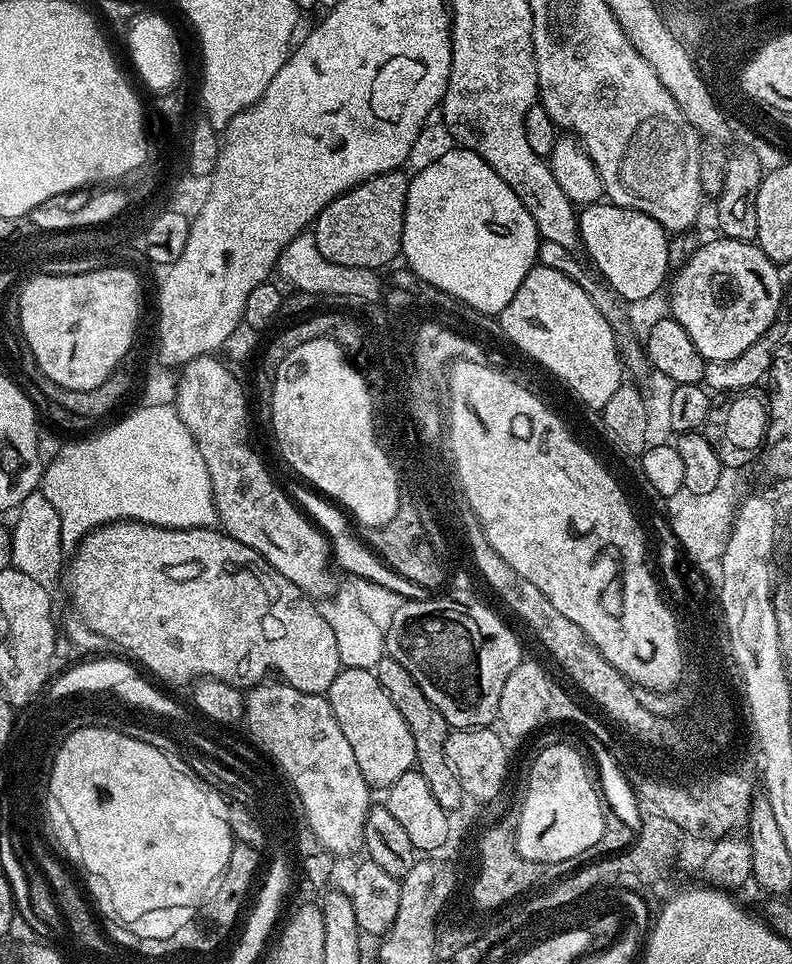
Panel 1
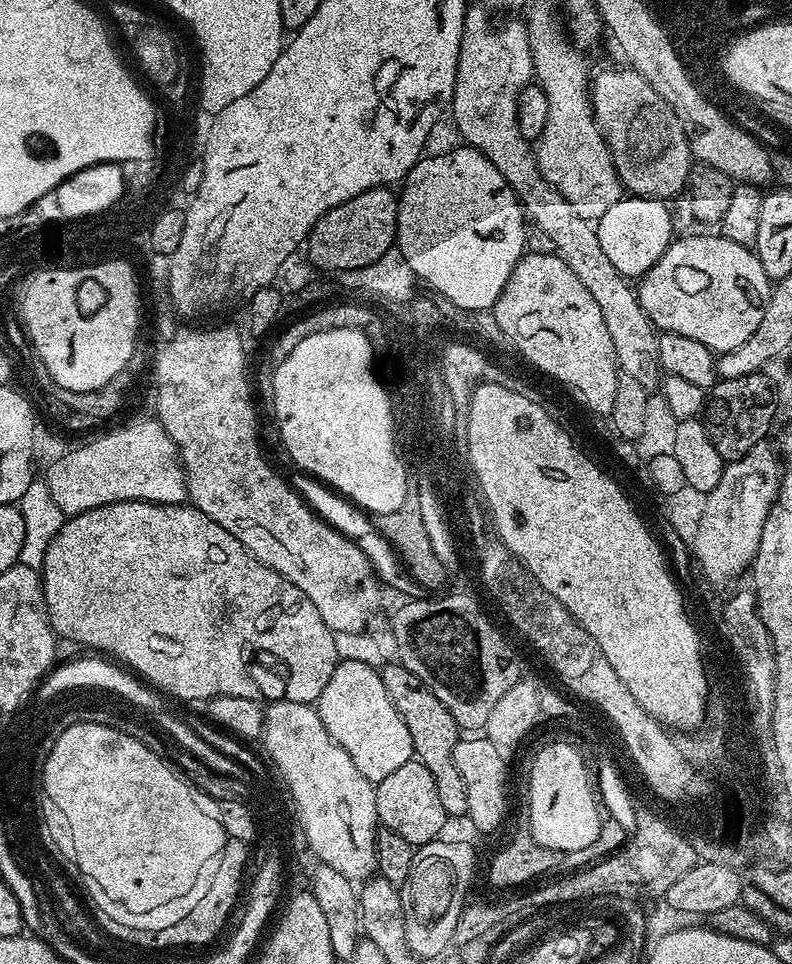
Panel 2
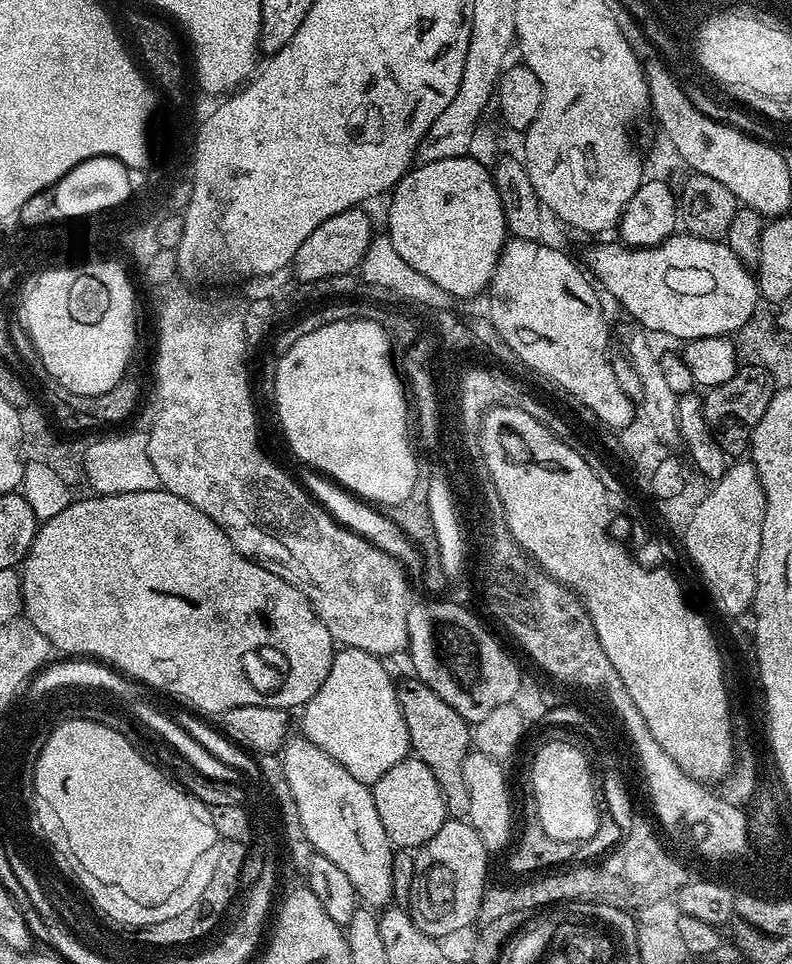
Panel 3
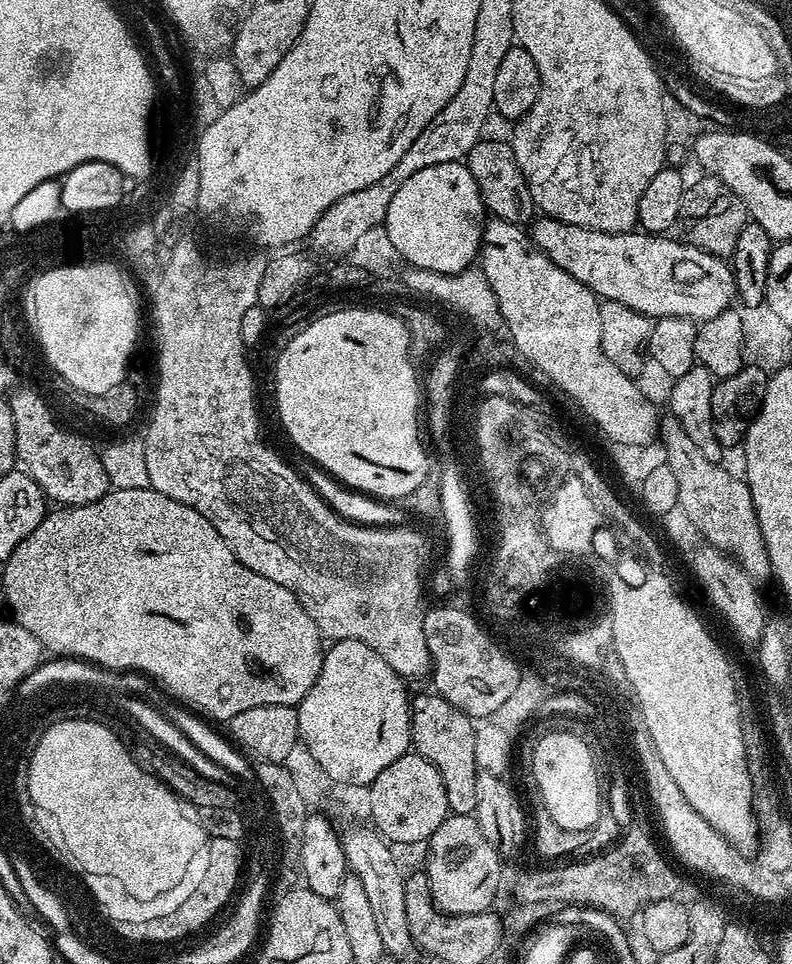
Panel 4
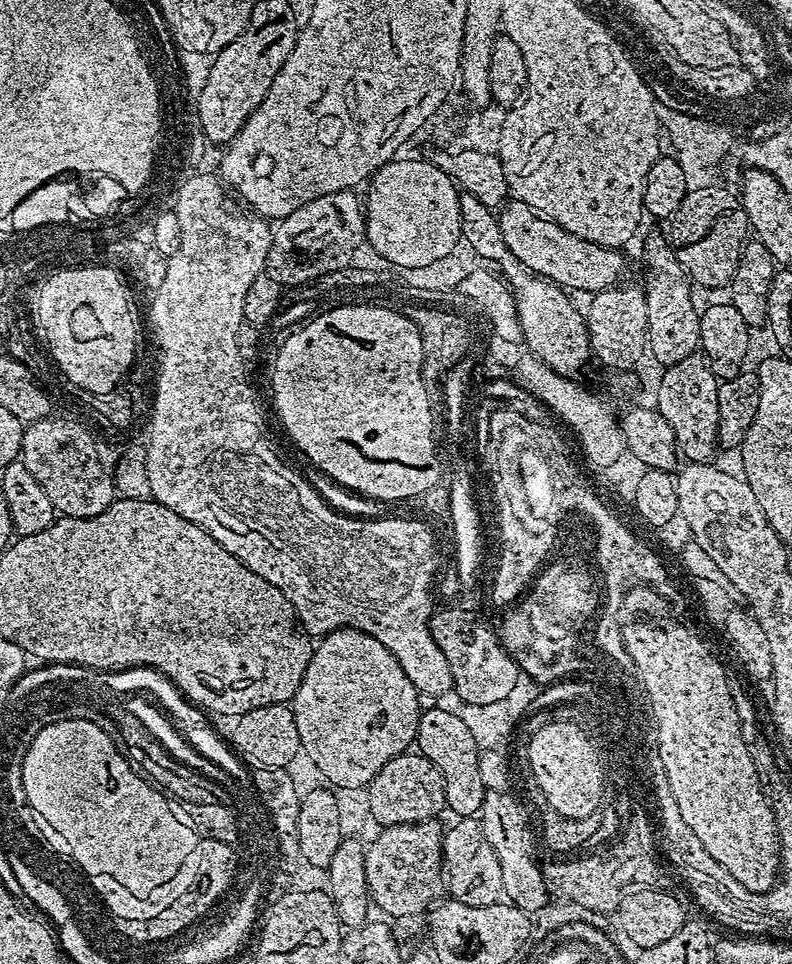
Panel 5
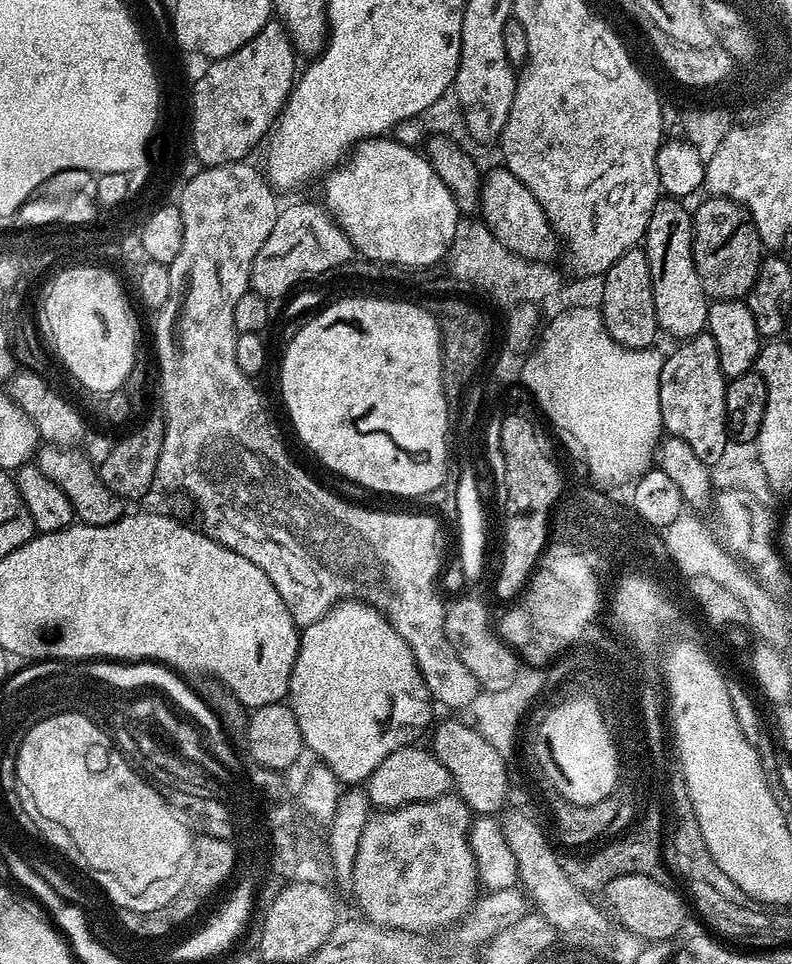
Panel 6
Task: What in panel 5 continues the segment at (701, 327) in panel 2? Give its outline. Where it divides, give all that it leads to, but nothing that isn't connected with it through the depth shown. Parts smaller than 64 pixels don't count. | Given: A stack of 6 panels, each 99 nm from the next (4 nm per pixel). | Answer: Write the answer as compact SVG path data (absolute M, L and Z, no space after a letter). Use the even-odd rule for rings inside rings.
M509 199L503 205L502 211L498 219L500 229L504 232L506 246L520 264L537 276L561 280L563 285L569 286L572 290L588 292L587 294L606 290L610 282L614 282L618 275L618 253L614 250L580 238L578 234L570 234L570 230L558 226L558 222L551 220L542 210L534 210L534 206L521 200Z

